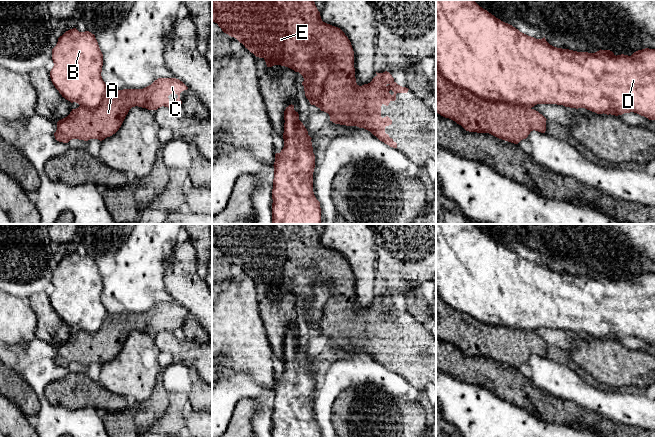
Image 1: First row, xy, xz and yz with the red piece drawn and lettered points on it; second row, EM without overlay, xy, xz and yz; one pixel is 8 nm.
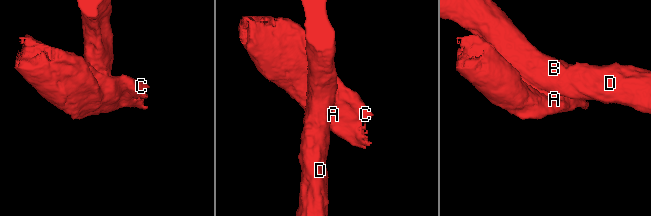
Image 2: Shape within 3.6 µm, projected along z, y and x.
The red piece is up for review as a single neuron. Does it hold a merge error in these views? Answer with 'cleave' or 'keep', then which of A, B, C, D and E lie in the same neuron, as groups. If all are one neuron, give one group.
cleave; groups A C E / B D

